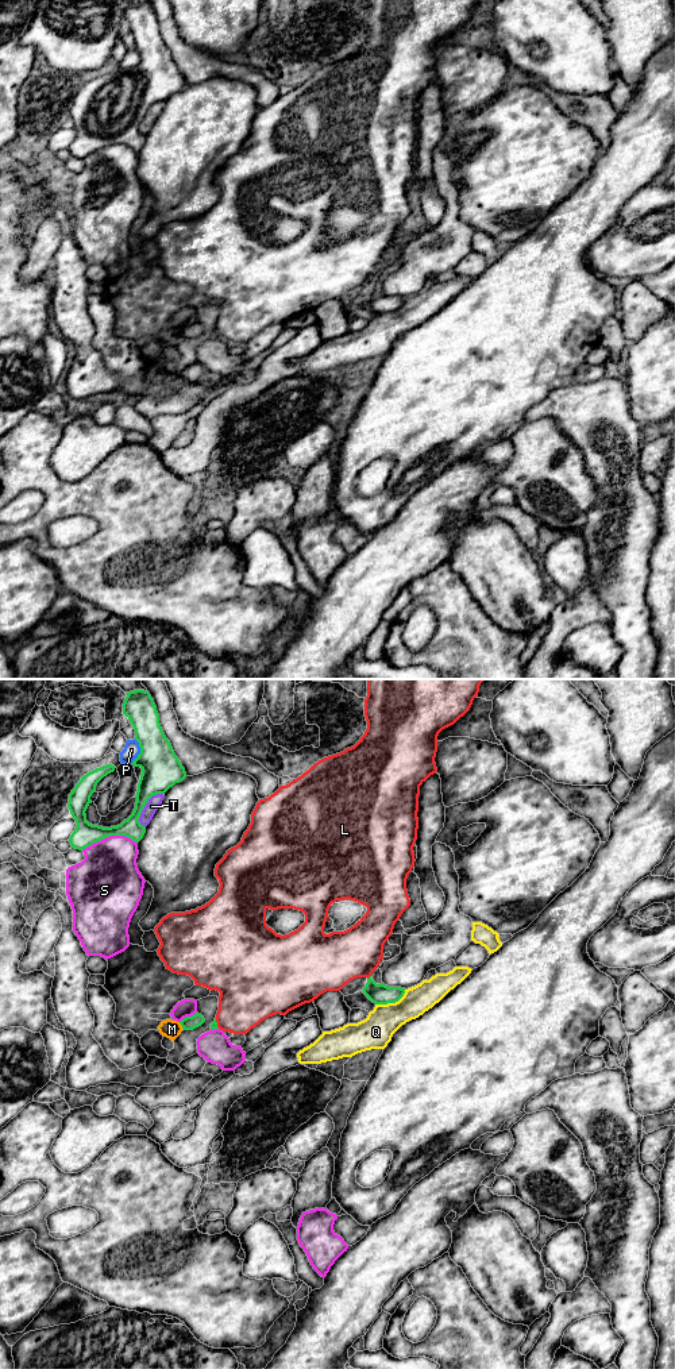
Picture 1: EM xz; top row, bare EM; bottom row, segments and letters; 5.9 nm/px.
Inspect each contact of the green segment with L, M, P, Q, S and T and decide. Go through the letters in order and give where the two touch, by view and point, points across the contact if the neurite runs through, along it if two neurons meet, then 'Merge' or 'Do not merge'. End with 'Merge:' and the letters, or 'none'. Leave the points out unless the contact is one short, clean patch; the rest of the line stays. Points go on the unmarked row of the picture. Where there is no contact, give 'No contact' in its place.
L: Touches green at xz (369, 286). Do not merge
M: Touches green at xz (181, 334). Boundary: xz (178, 331), (182, 338). Do not merge
P: Touches green at xz (141, 60). Do not merge
Q: Touches green at xz (392, 311). Do not merge
S: Touches green at xz (108, 145). Do not merge
T: Touches green at xz (147, 110). Do not merge
Merge: none

